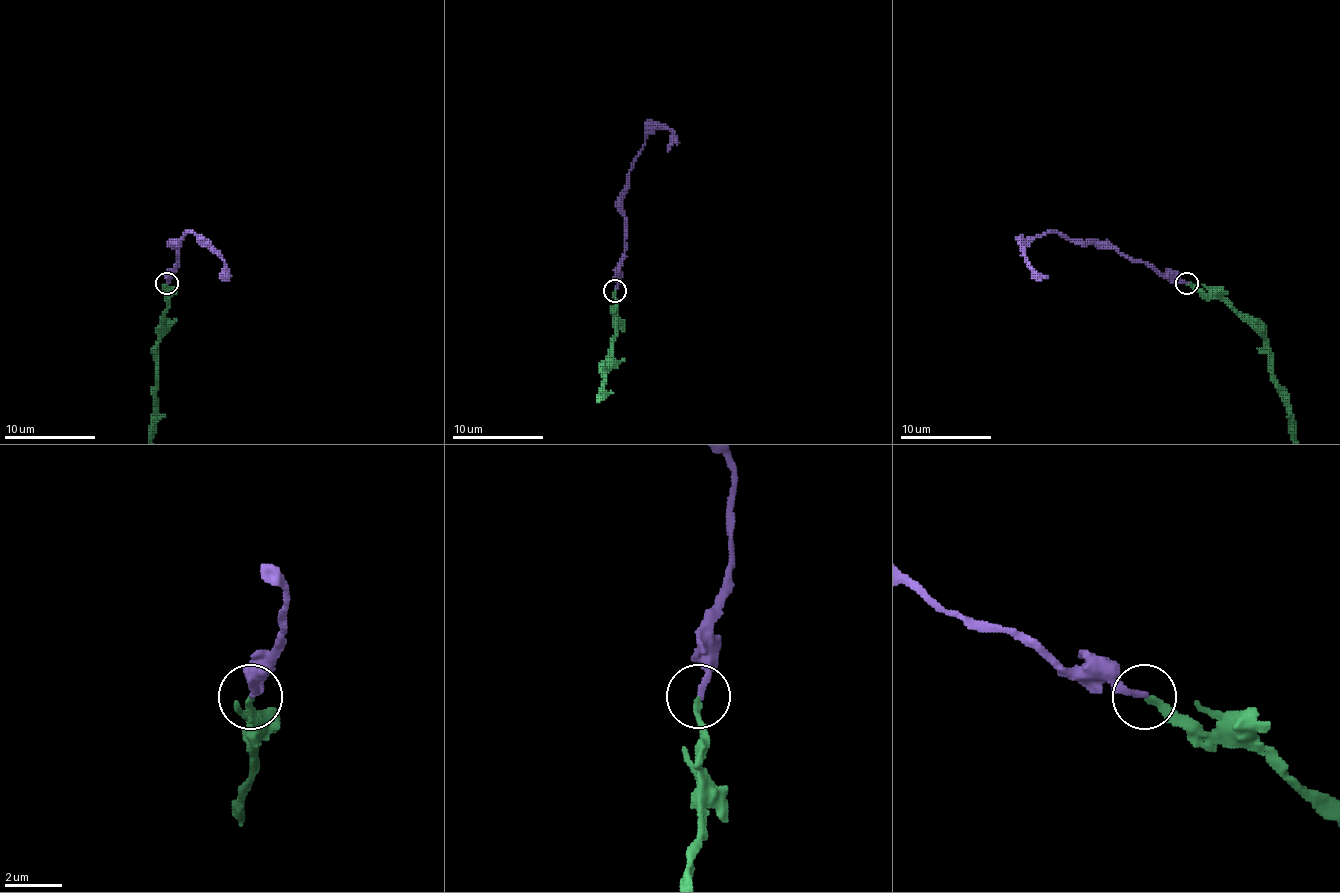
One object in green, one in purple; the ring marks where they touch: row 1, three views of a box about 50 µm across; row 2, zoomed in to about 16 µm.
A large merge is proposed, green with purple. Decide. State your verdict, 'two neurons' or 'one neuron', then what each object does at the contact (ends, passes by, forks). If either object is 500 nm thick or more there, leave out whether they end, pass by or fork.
one neuron | green ends | purple ends

